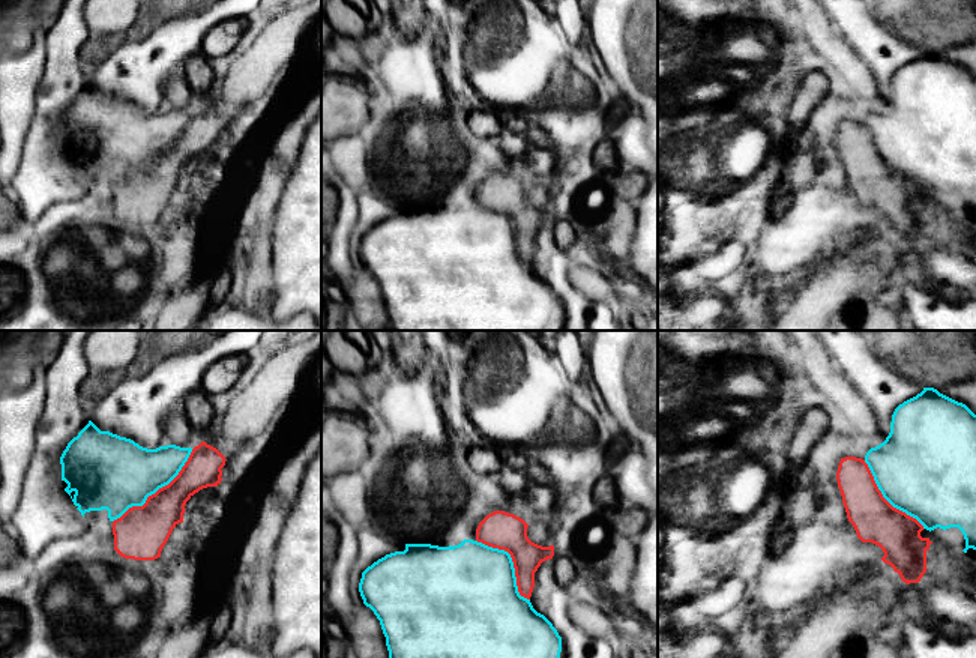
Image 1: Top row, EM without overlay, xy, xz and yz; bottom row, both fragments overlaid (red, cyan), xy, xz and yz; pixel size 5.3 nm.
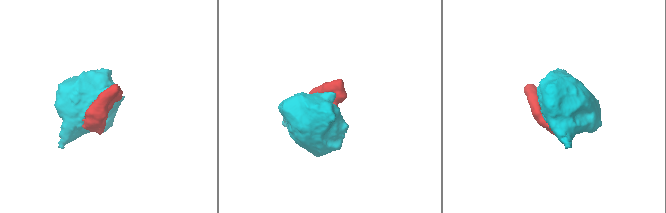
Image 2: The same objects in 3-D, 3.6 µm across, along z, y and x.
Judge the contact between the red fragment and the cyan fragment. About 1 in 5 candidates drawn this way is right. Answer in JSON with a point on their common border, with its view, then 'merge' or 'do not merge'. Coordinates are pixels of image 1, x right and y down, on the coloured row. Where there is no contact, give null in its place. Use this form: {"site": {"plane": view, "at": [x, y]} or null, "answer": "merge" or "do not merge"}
{"site": {"plane": "xy", "at": [158, 490]}, "answer": "do not merge"}

